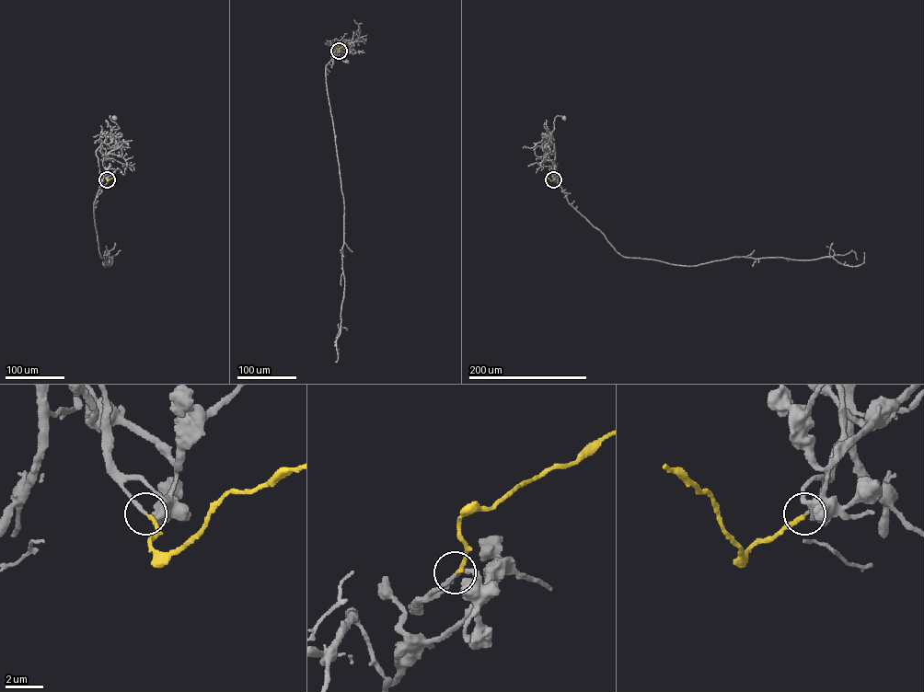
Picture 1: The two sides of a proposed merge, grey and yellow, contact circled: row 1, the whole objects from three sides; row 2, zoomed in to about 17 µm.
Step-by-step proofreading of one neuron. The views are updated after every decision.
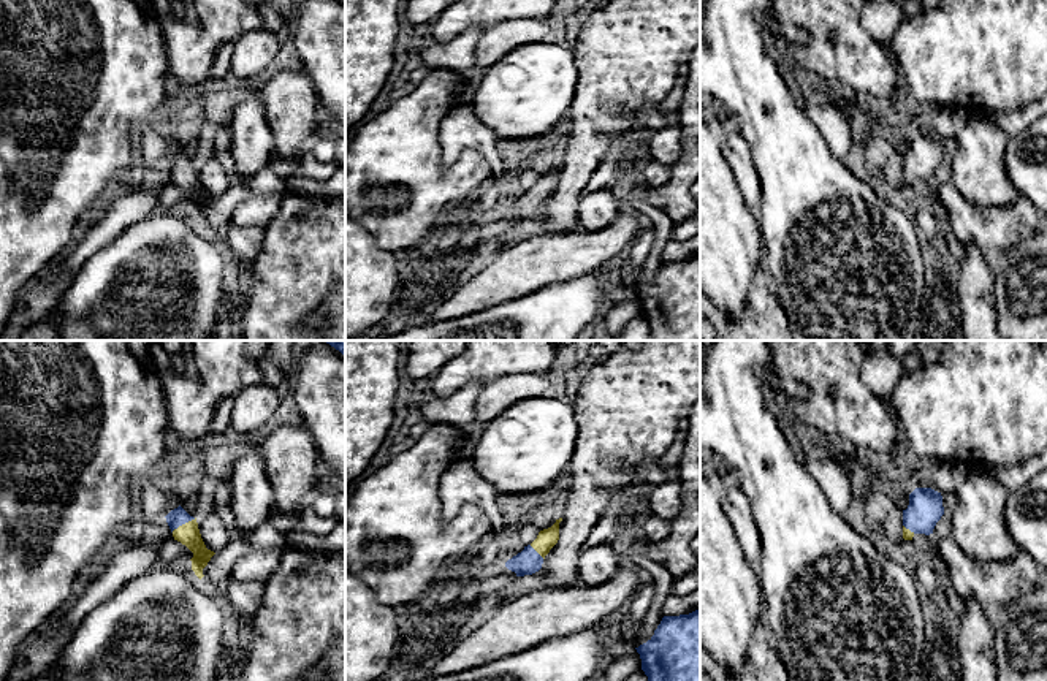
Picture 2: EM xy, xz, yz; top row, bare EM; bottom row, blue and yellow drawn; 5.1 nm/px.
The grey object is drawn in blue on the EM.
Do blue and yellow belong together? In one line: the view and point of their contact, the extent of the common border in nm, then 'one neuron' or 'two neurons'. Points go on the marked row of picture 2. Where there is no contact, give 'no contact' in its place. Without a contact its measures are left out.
xy (182, 523) | 140 nm | one neuron

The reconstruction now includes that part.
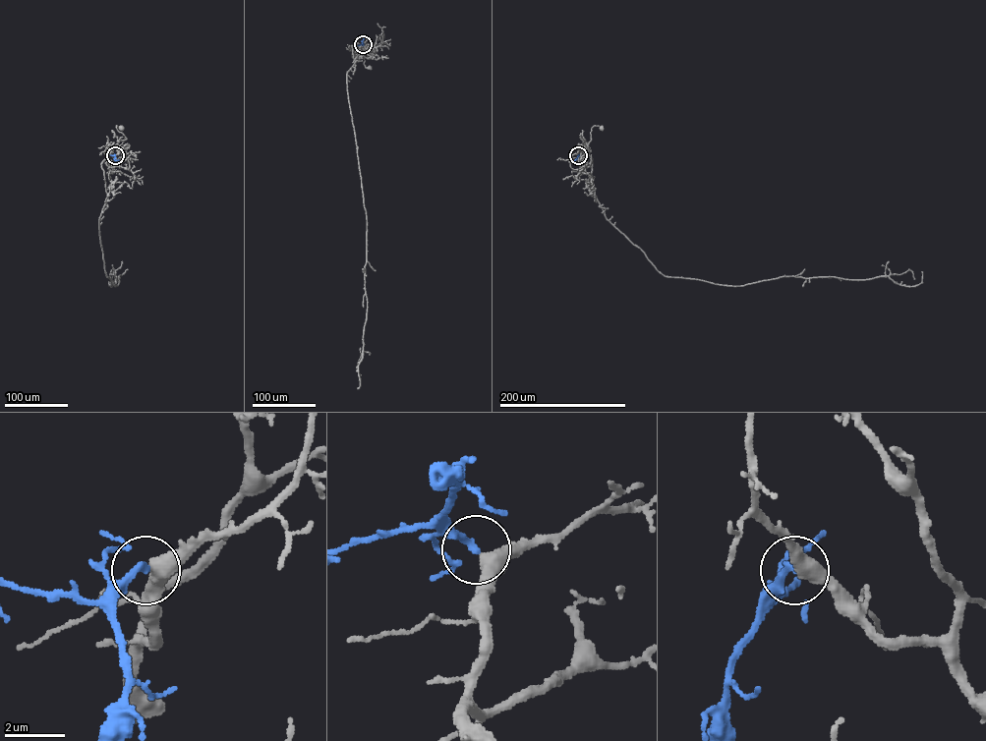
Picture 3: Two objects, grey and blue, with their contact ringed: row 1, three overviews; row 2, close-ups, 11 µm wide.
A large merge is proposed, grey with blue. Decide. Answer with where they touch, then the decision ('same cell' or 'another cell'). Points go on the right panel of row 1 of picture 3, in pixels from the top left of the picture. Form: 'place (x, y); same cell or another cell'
place (578, 155); same cell

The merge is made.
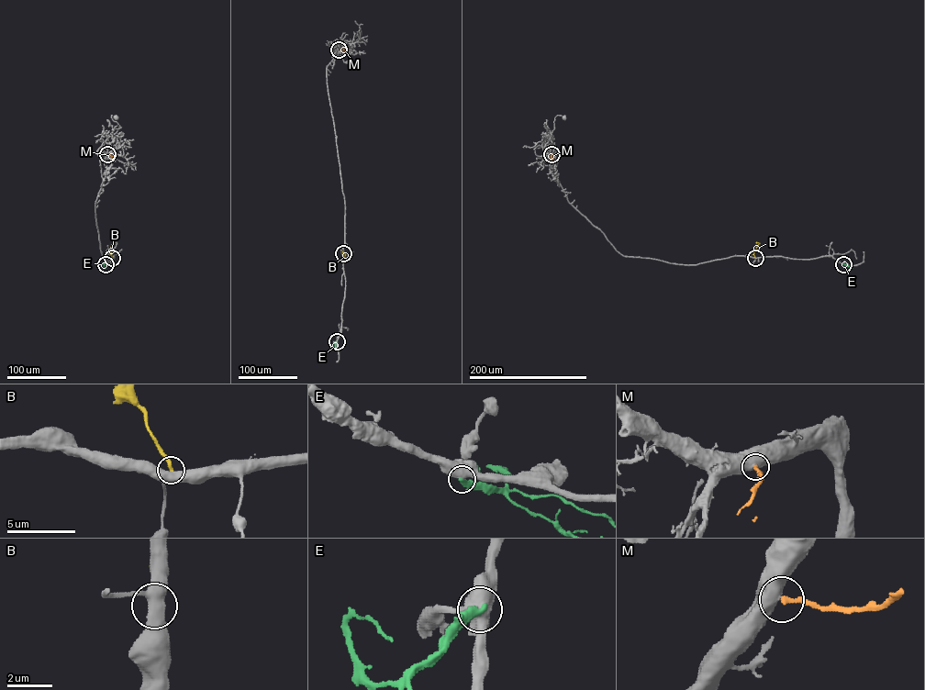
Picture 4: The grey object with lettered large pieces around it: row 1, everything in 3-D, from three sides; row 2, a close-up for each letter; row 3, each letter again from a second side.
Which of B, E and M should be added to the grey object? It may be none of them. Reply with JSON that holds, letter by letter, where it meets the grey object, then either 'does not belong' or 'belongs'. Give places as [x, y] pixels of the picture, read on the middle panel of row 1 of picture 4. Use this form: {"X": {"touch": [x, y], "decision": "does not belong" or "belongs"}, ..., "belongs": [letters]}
{"B": {"touch": [343, 253], "decision": "does not belong"}, "E": {"touch": [337, 341], "decision": "does not belong"}, "M": {"touch": [339, 50], "decision": "belongs"}, "belongs": ["M"]}

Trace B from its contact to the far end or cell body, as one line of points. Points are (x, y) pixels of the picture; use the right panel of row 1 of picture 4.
B: (755, 258), (754, 250), (759, 243), (756, 242)

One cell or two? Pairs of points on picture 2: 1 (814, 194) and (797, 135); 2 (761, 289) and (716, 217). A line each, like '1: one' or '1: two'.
1: one
2: two

